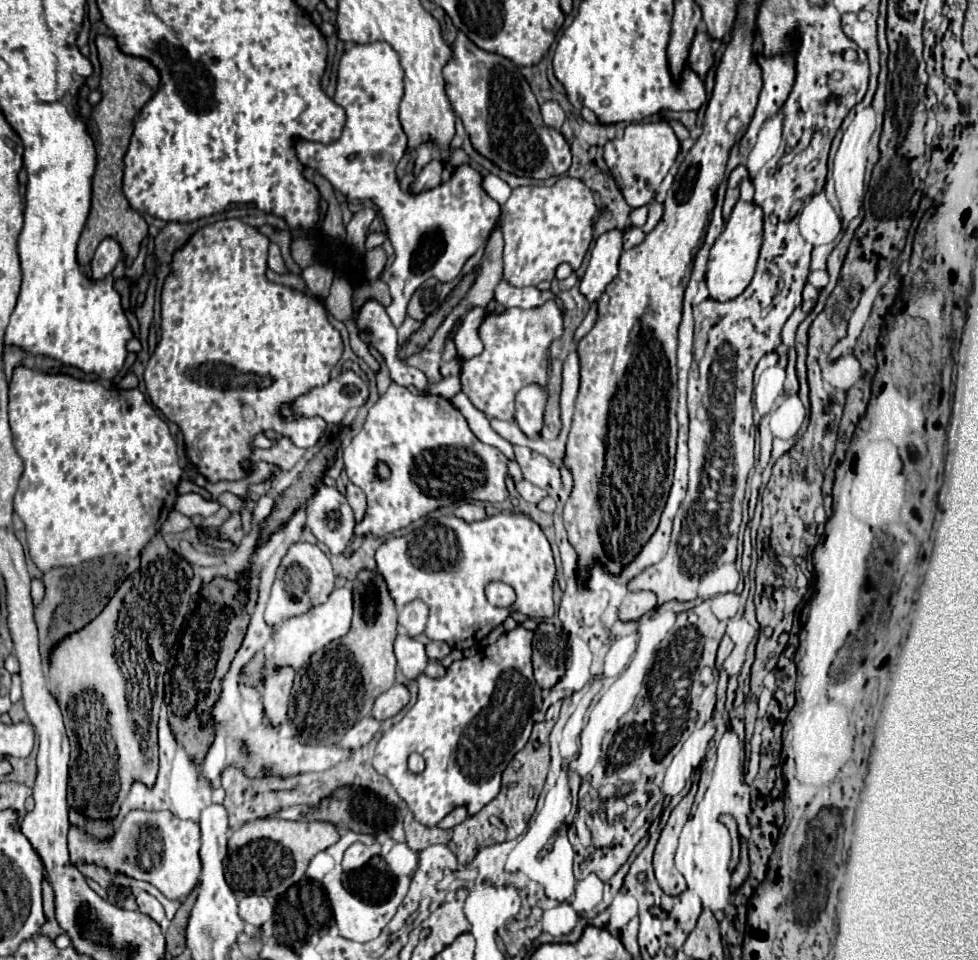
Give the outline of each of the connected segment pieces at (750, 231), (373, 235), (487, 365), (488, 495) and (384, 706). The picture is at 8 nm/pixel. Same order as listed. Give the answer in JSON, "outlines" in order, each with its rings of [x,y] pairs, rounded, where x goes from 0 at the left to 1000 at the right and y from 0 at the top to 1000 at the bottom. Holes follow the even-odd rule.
{"outlines":[[[[756,208],[747,221],[747,227],[741,233],[741,240],[731,250],[727,265],[725,265],[721,294],[725,300],[725,308],[729,313],[743,315],[743,313],[752,313],[756,306],[762,304],[762,300],[766,298],[766,294],[772,285],[776,258],[778,258],[778,246],[780,246],[780,221],[778,221],[778,217],[772,215],[770,210],[764,213],[764,210]]],[[[385,240],[385,242],[377,242],[377,244],[375,244],[375,252],[373,252],[373,258],[375,258],[375,260],[381,260],[381,258],[390,256],[394,250],[396,250],[396,242],[392,242],[392,240]]],[[[565,313],[555,317],[555,333],[551,323],[535,323],[535,321],[516,321],[510,327],[496,327],[490,338],[490,352],[494,354],[494,367],[484,373],[471,373],[471,402],[473,408],[482,415],[484,423],[498,431],[498,435],[525,438],[527,431],[527,413],[539,400],[559,400],[561,388],[561,360],[576,350],[576,331]]],[[[404,398],[396,404],[396,408],[377,425],[375,438],[369,450],[361,456],[361,460],[353,467],[351,473],[353,492],[357,500],[367,506],[375,517],[375,533],[369,544],[363,546],[363,558],[383,558],[394,560],[410,550],[416,550],[420,544],[430,538],[451,529],[465,525],[469,521],[494,521],[494,523],[514,523],[520,515],[516,508],[518,496],[518,477],[508,467],[494,463],[482,450],[473,431],[451,413],[443,410],[420,410]],[[392,479],[400,488],[398,500],[383,498],[383,483]]],[[[404,713],[402,717],[398,717],[394,723],[390,723],[381,735],[381,746],[385,750],[396,750],[396,748],[402,748],[404,744],[408,744],[416,733],[418,733],[418,719],[416,715],[412,713]]]]}

